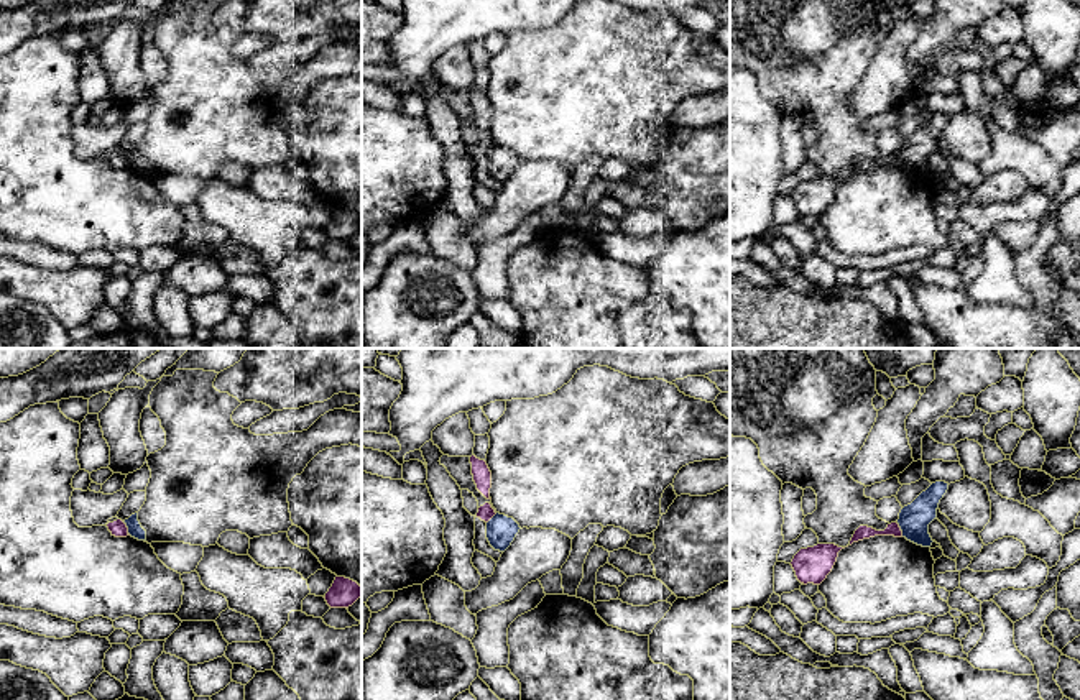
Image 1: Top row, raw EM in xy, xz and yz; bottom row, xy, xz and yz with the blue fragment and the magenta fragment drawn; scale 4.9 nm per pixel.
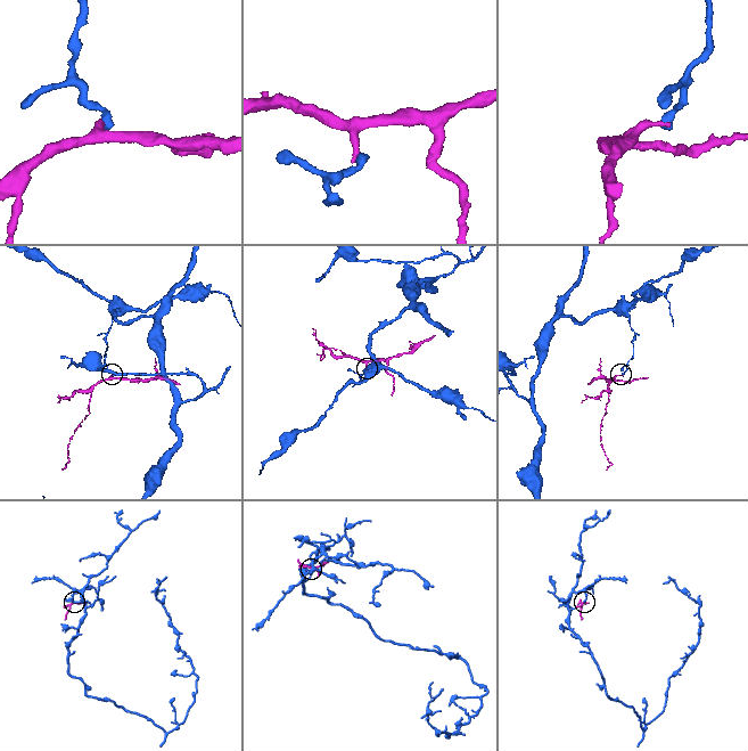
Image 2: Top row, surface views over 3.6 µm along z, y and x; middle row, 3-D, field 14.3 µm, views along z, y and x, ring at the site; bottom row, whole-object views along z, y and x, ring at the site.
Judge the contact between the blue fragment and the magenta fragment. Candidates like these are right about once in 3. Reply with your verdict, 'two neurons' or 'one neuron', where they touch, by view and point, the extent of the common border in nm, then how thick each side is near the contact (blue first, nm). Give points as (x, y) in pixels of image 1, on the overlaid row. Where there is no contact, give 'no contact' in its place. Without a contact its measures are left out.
two neurons | xy (127, 526) | 80 nm | 70/80 nm

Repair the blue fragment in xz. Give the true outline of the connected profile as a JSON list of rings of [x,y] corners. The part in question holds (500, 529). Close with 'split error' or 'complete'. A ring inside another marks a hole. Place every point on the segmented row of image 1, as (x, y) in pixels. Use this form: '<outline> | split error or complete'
[[[496,513],[487,523],[487,539],[495,550],[505,552],[519,529],[519,524],[513,518]]] | complete

